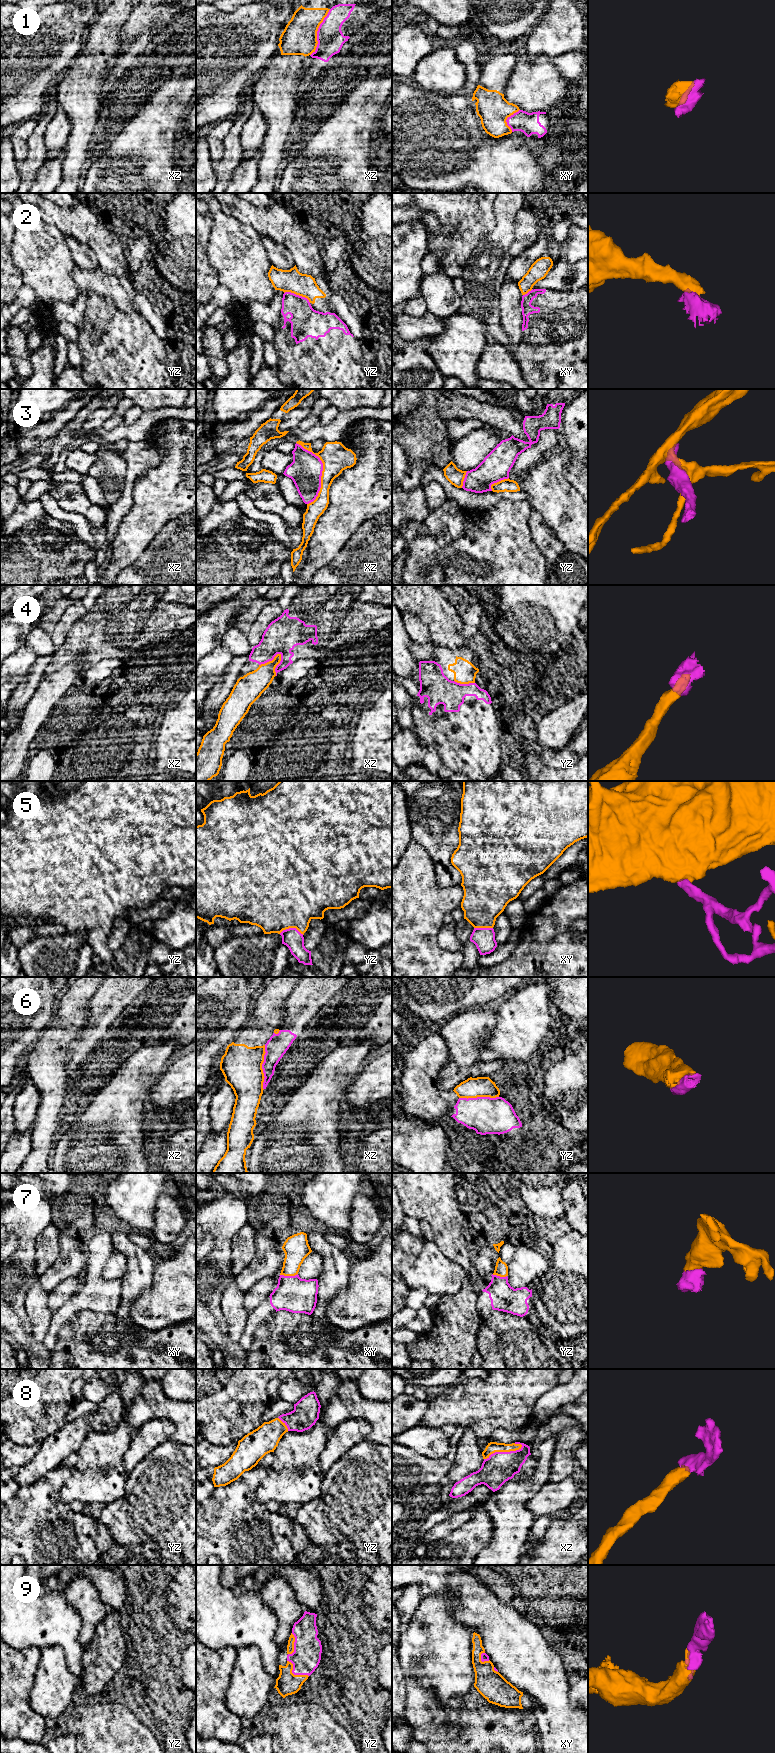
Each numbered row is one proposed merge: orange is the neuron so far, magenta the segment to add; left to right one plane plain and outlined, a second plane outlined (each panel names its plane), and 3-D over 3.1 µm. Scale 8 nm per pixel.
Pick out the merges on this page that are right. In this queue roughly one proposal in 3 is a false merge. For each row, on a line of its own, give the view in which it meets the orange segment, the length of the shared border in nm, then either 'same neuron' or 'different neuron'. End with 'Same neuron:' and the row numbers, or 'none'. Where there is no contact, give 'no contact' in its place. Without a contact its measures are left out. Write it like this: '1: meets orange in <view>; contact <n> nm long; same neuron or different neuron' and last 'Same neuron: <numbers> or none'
1: meets orange in xz; contact 400 nm long; different neuron
2: meets orange in yz; contact 240 nm long; different neuron
3: meets orange in xz; contact 500 nm long; different neuron
4: meets orange in xz; contact 200 nm long; different neuron
5: meets orange in yz; contact 200 nm long; same neuron
6: meets orange in xz; contact 360 nm long; different neuron
7: meets orange in xy; contact 140 nm long; same neuron
8: meets orange in xz; contact 340 nm long; same neuron
9: meets orange in yz; contact 220 nm long; same neuron
Same neuron: 5, 7, 8, 9

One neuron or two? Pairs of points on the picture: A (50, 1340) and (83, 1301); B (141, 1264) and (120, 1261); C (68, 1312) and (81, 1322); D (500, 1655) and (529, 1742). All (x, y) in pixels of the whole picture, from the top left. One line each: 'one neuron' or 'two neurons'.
A: one neuron
B: two neurons
C: two neurons
D: two neurons

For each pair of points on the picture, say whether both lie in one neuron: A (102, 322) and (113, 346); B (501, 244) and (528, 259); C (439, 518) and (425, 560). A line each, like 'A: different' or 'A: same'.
A: same
B: different
C: same

